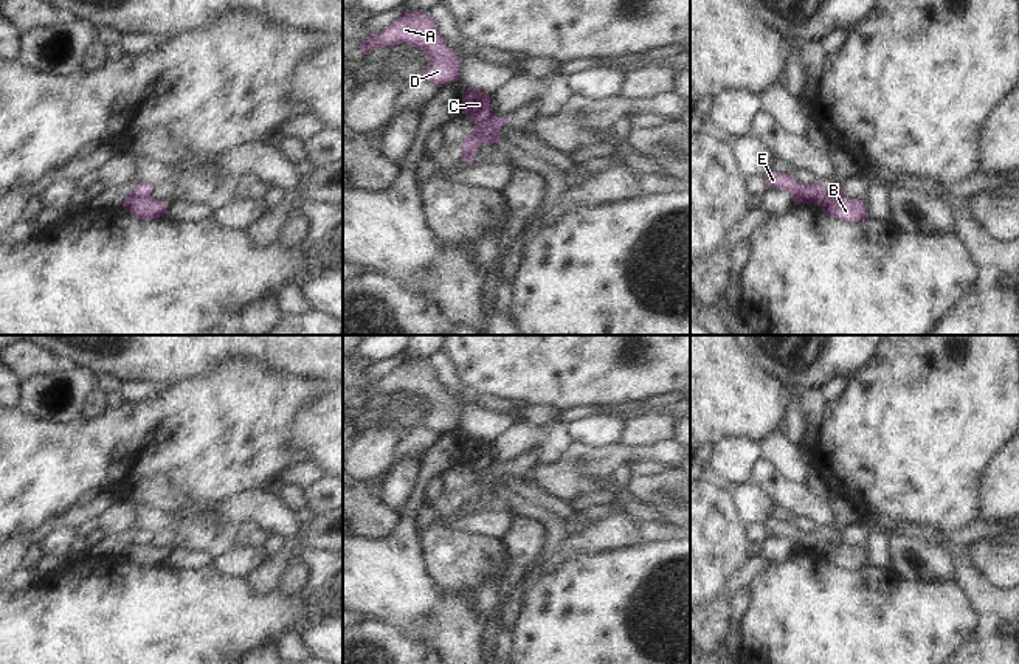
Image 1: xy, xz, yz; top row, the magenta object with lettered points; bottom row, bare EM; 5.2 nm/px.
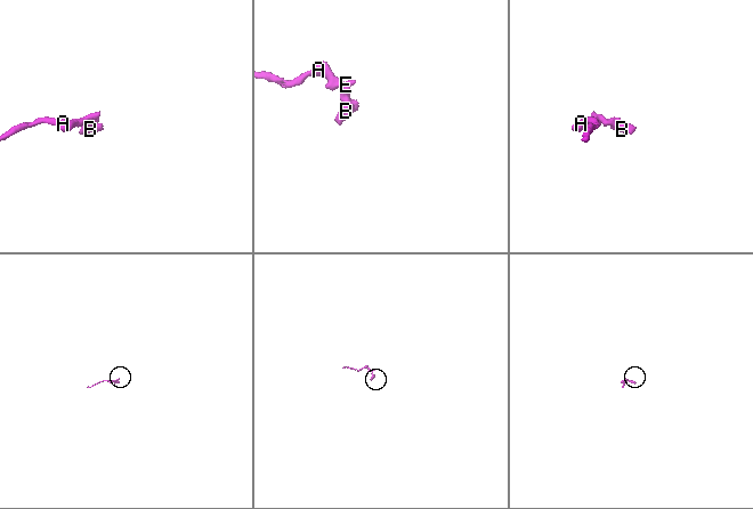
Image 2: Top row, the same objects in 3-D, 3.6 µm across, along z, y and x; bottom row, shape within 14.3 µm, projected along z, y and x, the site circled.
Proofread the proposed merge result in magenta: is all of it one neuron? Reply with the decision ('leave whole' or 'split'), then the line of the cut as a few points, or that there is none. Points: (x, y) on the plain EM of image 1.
split; cut in xz along (492, 463), (489, 470), (493, 480), (486, 484)

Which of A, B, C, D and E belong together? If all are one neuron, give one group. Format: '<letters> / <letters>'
A C D E / B

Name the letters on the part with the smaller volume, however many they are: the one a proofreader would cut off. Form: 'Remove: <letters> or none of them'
Remove: B

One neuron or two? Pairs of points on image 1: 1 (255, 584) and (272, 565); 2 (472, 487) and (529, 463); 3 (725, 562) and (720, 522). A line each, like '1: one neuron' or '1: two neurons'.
1: one neuron
2: one neuron
3: one neuron

